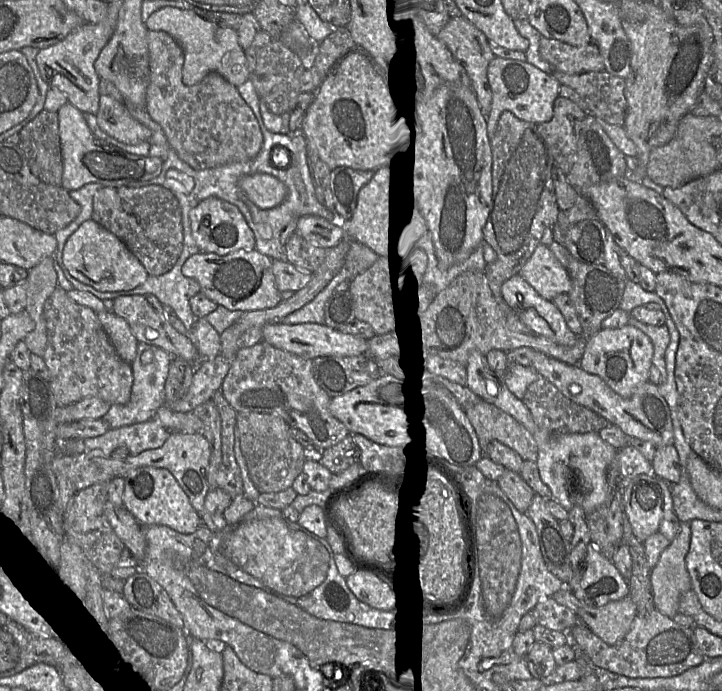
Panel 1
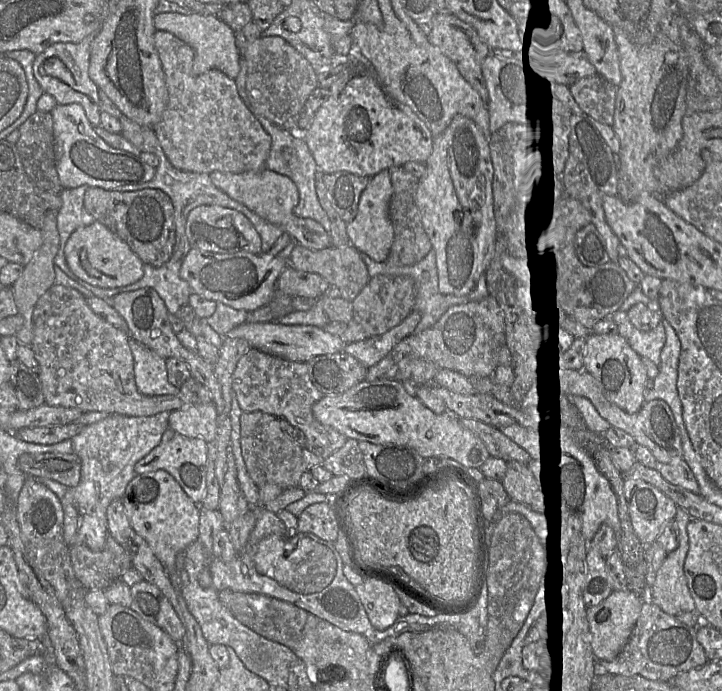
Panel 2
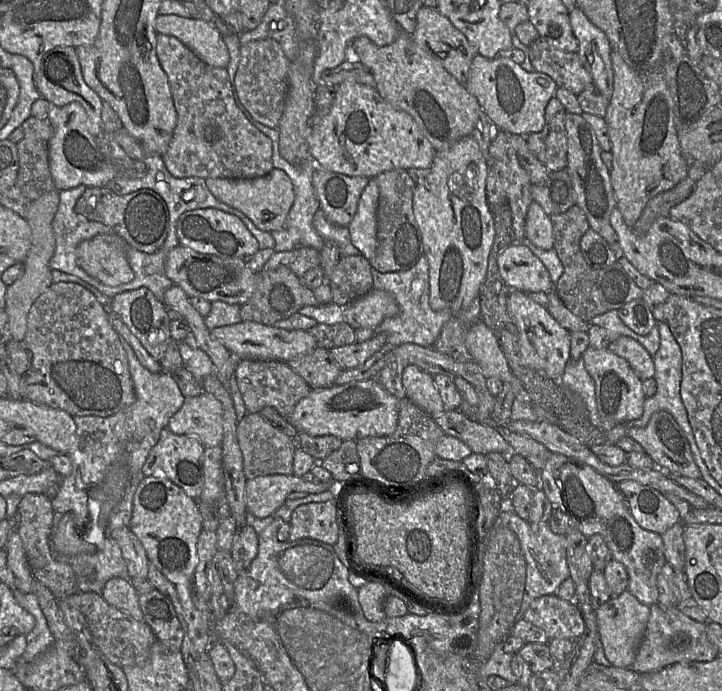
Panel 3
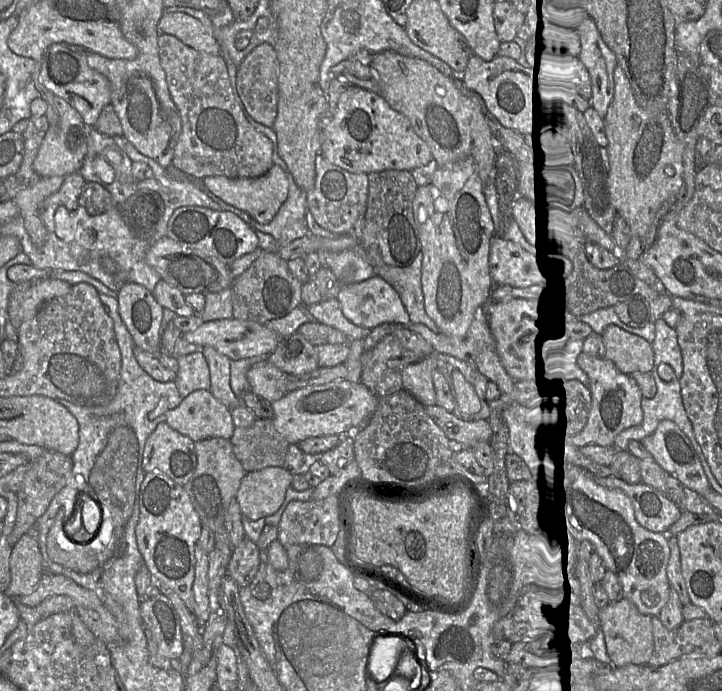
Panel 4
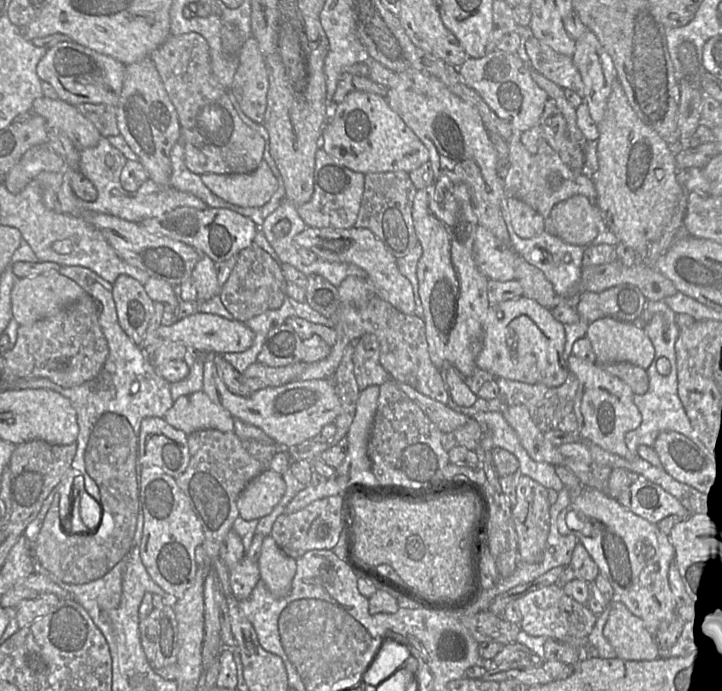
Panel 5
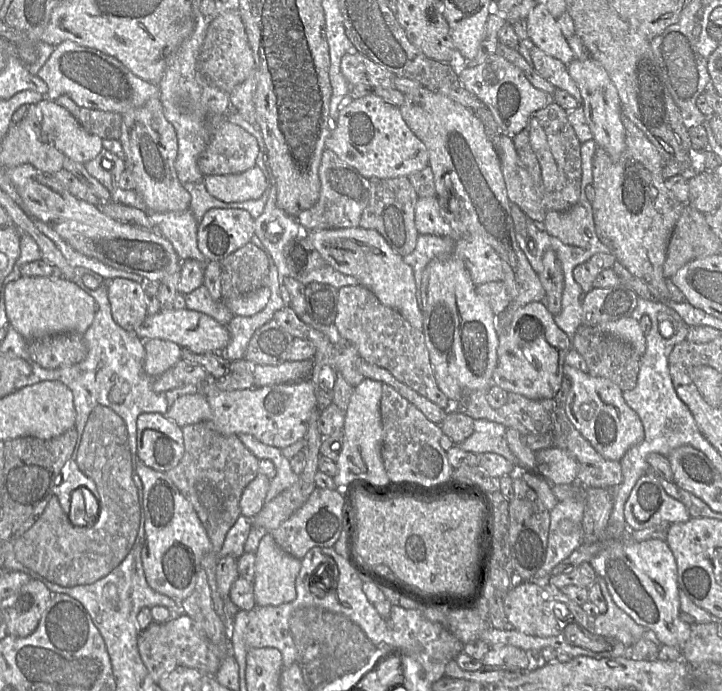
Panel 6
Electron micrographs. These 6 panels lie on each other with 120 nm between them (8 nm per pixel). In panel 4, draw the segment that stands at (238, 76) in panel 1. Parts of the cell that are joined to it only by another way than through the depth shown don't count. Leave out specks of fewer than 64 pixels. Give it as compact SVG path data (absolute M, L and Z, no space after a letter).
M164 13L157 26L159 33L173 35L193 49L221 55L221 47L212 33L198 19L186 13Z

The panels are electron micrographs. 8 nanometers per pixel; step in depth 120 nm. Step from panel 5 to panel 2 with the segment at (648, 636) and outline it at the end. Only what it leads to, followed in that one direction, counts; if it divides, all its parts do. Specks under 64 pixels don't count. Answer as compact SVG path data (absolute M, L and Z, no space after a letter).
M616 589L599 605L589 608L588 621L593 635L592 648L597 661L611 661L620 654L637 623L644 600L630 589Z

